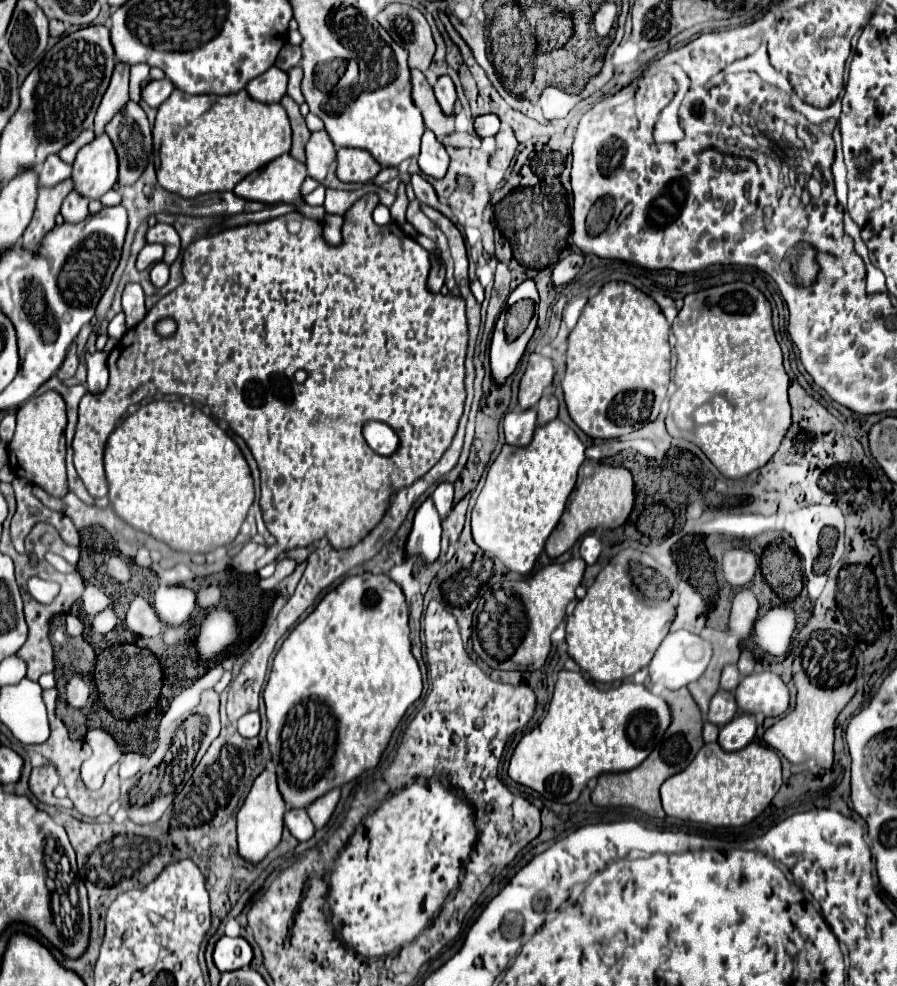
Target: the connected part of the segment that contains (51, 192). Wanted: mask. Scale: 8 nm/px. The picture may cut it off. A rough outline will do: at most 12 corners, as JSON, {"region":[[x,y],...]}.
{"region":[[67,178],[41,188],[23,246],[35,250],[55,226],[61,202],[73,190]]}

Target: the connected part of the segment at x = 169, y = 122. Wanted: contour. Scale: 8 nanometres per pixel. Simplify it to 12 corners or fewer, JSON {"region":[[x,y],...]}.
{"region":[[193,96],[157,110],[159,184],[233,190],[289,152],[281,104]]}

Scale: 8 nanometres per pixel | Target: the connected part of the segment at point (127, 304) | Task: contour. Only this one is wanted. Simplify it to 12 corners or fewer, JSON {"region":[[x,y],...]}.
{"region":[[135,282],[123,290],[127,328],[135,328],[147,314],[143,288]]}

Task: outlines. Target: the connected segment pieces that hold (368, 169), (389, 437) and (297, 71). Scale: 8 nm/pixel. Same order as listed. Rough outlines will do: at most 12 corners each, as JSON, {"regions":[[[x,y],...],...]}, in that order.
{"regions":[[[359,148],[337,152],[341,182],[367,182],[381,164]],[[383,422],[363,424],[363,438],[381,456],[393,454],[399,438]],[[301,66],[289,72],[289,94],[297,104],[303,104]]]}

